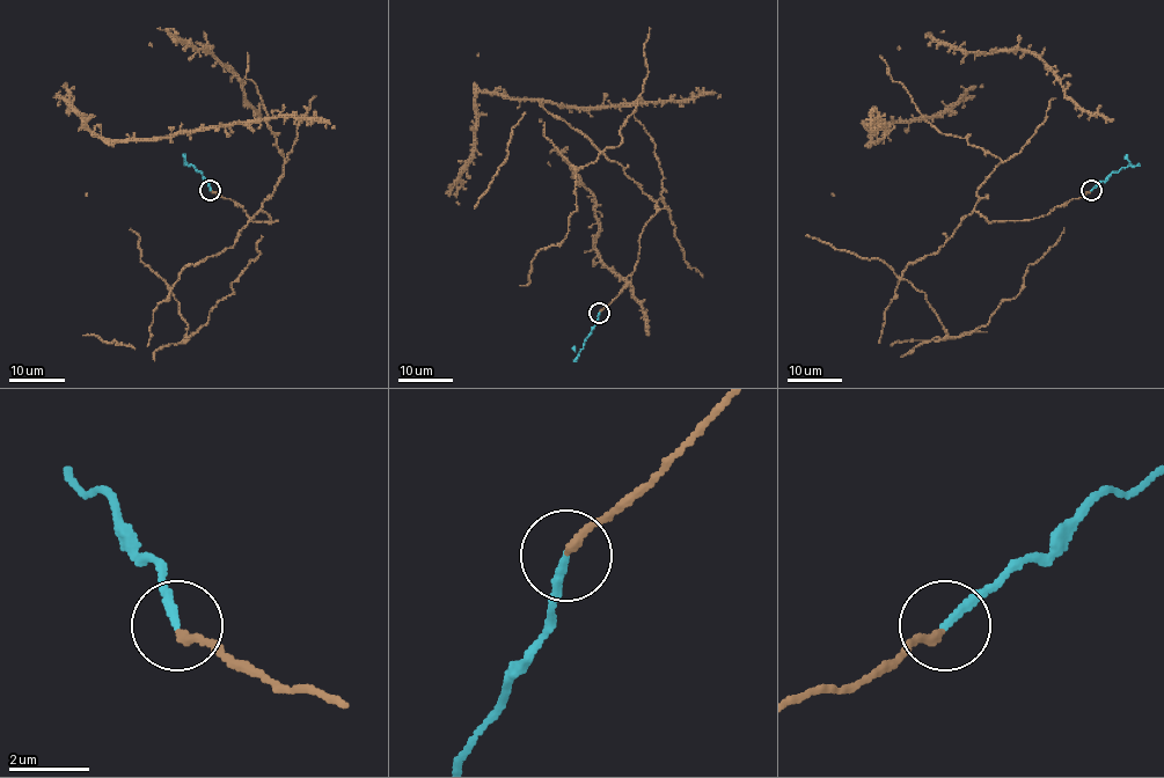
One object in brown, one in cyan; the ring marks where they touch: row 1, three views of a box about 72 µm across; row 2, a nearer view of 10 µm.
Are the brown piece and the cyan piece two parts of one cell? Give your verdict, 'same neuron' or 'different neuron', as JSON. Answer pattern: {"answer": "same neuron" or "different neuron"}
{"answer": "same neuron"}

